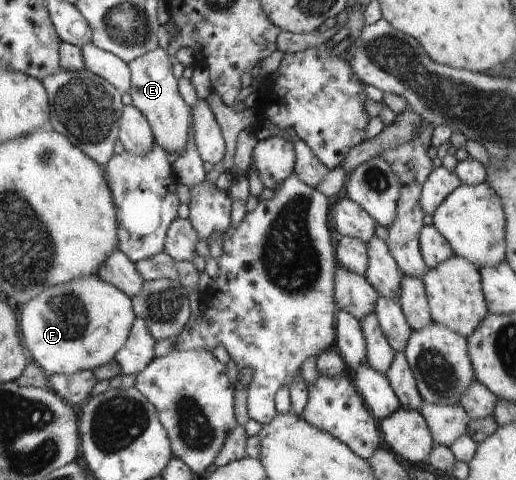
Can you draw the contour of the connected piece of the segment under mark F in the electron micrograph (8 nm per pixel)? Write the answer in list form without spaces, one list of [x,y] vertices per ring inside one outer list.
[[[98,274],[73,279],[63,285],[44,286],[38,291],[39,295],[35,299],[27,301],[19,308],[19,325],[23,332],[23,341],[37,366],[47,375],[71,375],[85,370],[92,371],[113,361],[117,351],[125,345],[136,318],[130,297],[121,293],[111,283],[105,283]]]

